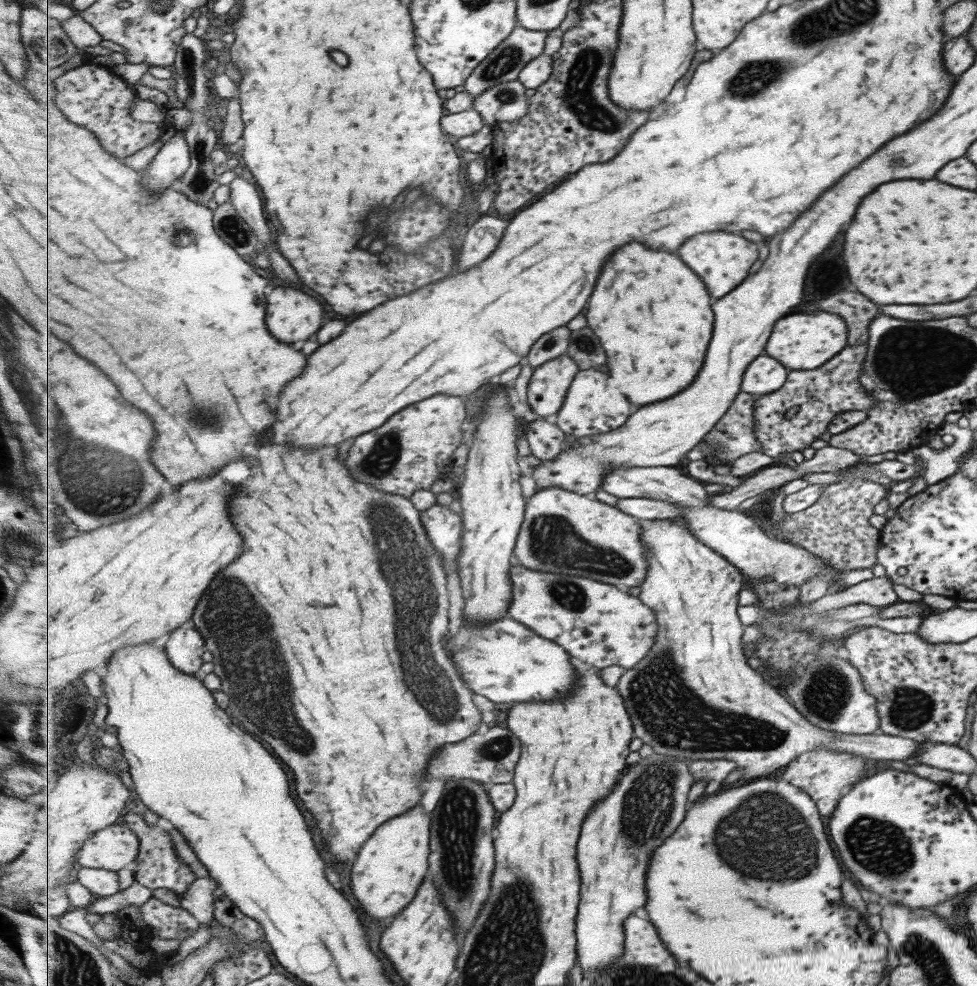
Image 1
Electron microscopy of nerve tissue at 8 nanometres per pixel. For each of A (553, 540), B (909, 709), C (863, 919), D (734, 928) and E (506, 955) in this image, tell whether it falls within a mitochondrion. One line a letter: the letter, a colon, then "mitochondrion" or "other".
A: mitochondrion
B: mitochondrion
C: other
D: other
E: mitochondrion

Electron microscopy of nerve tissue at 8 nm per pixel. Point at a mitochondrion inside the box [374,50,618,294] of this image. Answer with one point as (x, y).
(507, 96)

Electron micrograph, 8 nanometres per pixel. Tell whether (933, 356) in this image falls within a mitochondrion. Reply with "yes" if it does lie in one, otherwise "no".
yes

